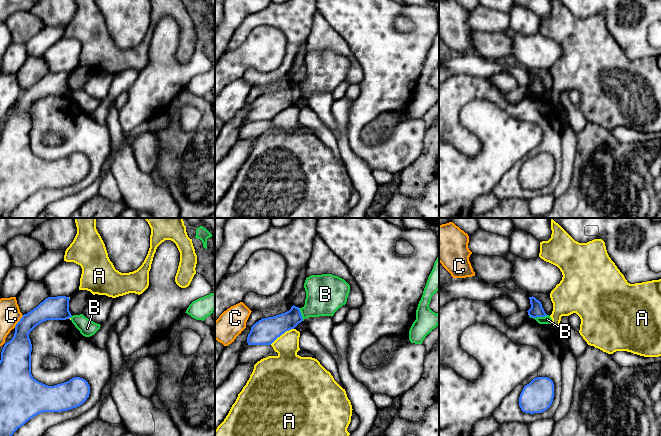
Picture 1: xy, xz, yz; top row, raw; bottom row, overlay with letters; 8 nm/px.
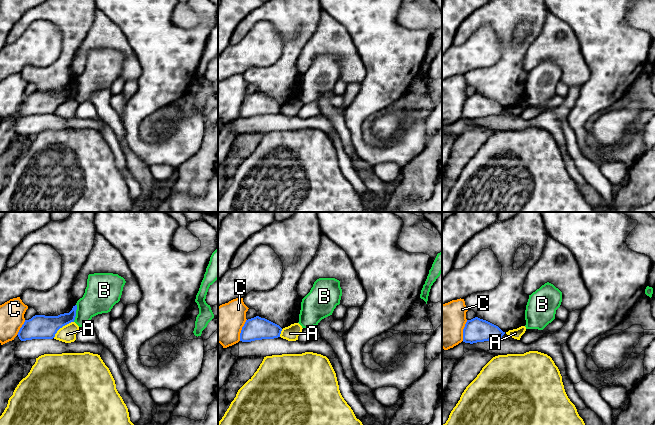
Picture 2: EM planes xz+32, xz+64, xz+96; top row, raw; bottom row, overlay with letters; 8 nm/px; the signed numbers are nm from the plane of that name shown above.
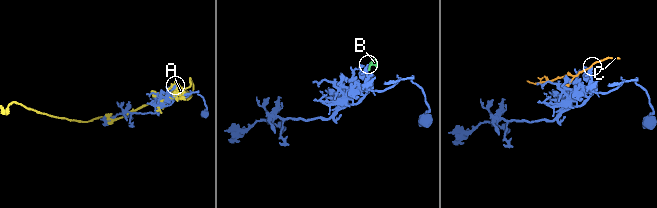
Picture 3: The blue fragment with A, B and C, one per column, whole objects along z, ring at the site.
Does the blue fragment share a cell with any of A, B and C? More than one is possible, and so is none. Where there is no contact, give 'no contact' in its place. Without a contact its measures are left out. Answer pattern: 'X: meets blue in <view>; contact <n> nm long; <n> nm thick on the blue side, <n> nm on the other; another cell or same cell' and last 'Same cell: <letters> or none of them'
A: meets blue in xz; contact 240 nm long; 200 nm thick on the blue side, 220 nm on the other; another cell
B: meets blue in yz; contact 150 nm long; 110 nm thick on the blue side, 70 nm on the other; another cell
C: meets blue in xy; contact 130 nm long; 220 nm thick on the blue side, 170 nm on the other; another cell
Same cell: none of them

